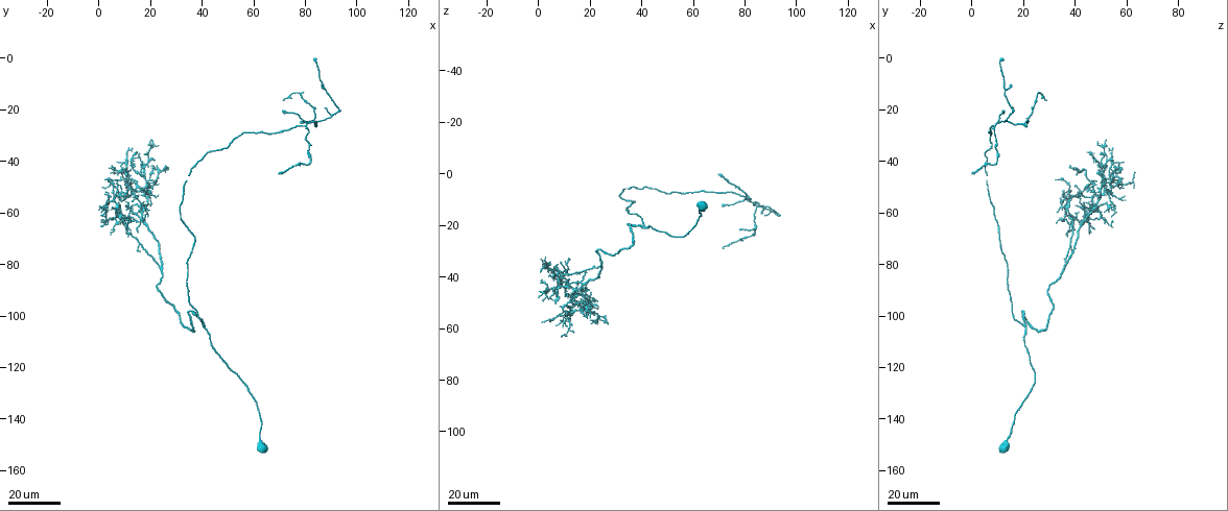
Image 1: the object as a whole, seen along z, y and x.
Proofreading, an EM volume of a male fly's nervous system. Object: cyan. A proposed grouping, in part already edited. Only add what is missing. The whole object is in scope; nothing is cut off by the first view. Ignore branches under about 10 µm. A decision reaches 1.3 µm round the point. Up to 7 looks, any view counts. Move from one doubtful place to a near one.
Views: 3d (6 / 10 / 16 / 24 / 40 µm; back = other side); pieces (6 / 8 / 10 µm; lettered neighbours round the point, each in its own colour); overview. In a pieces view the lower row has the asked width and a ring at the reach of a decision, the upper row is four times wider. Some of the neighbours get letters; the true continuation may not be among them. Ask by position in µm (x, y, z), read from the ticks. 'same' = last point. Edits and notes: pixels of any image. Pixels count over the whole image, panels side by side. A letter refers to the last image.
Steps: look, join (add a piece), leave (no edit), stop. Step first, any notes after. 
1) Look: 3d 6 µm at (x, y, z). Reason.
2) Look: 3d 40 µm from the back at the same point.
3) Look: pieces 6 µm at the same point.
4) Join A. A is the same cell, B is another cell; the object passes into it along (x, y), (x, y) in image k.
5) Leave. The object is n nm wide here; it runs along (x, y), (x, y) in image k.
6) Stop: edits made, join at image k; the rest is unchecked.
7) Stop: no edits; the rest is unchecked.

Look: 3d 16 µm at (83, 0, 12). Long arm stops here.

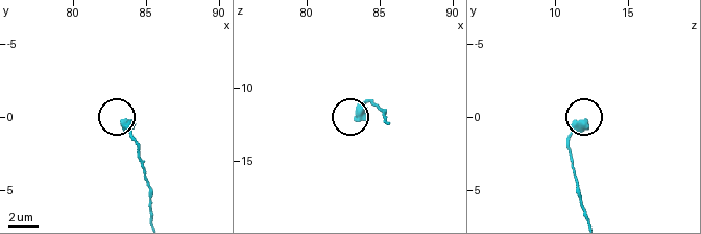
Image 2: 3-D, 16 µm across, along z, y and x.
Look: pieces 10 µm at (83.6, 0.4, 12.0).

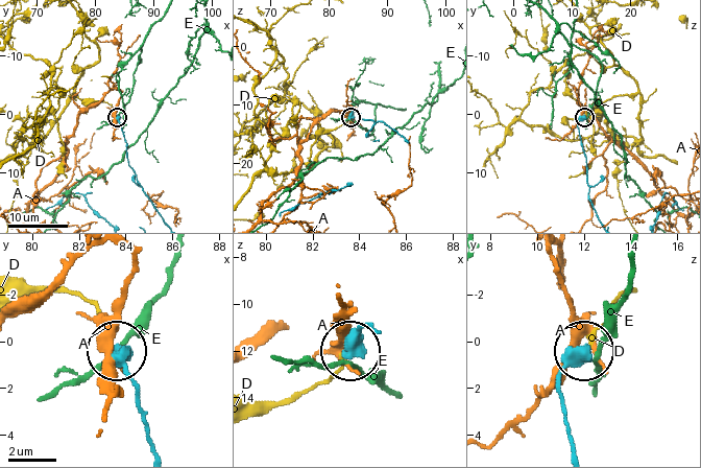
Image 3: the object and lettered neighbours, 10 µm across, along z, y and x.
Leave. A, D and E are other cells; it runs along (153, 205), (129, 164), (118, 117) in image 3; no lettered piece goes on from it.

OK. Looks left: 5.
Look: 3d 16 µm at (71, 46, 0). Long arm stops here.

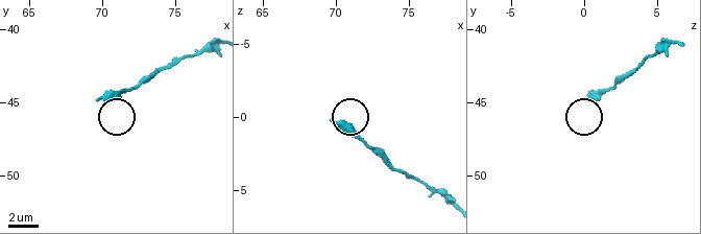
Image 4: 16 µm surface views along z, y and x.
Look: pieces 6 µm at (69.8, 44.8, 0.4).

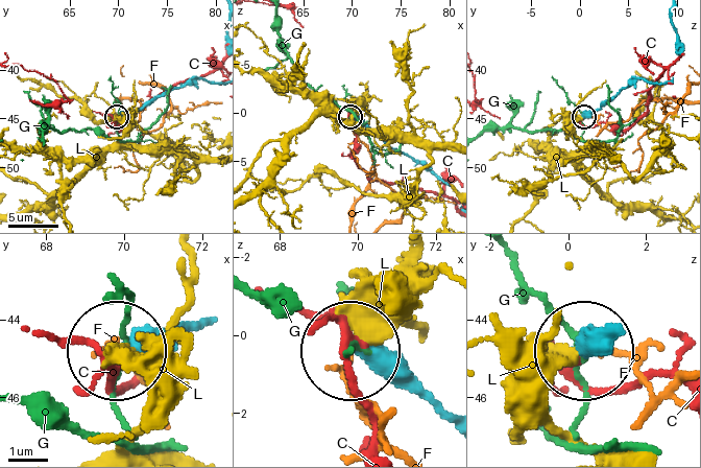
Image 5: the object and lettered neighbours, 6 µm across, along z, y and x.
Leave. C, F, G and L are other cells; it runs along (443, 420), (357, 353) in image 5; no lettered piece goes on from it.

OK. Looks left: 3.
Look: 3d 16 µm at (79, 25, 22). Thick end.

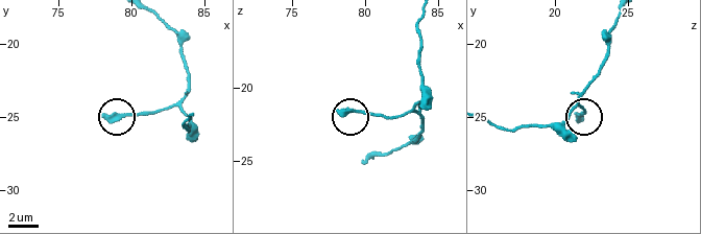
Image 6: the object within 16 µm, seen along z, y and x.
Look: pieces 6 µm at (78.2, 24.8, 21.4).

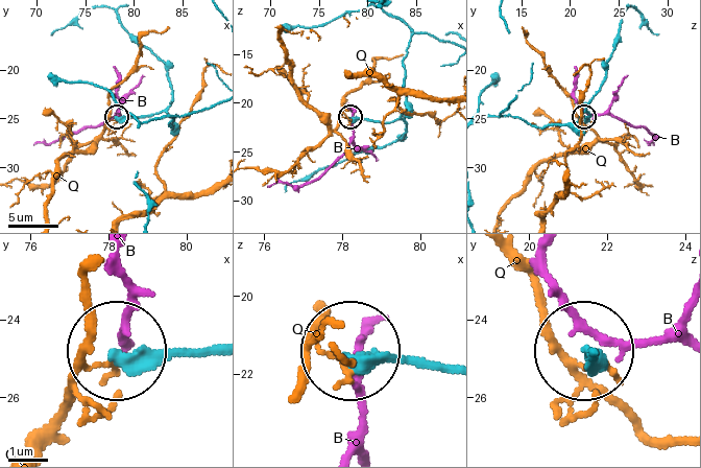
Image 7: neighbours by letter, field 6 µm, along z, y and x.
Leave. B and Q are other cells; it runs along (445, 370), (348, 353) in image 7; none of them fits.

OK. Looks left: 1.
Stop: no edits; the rest is unchecked.

